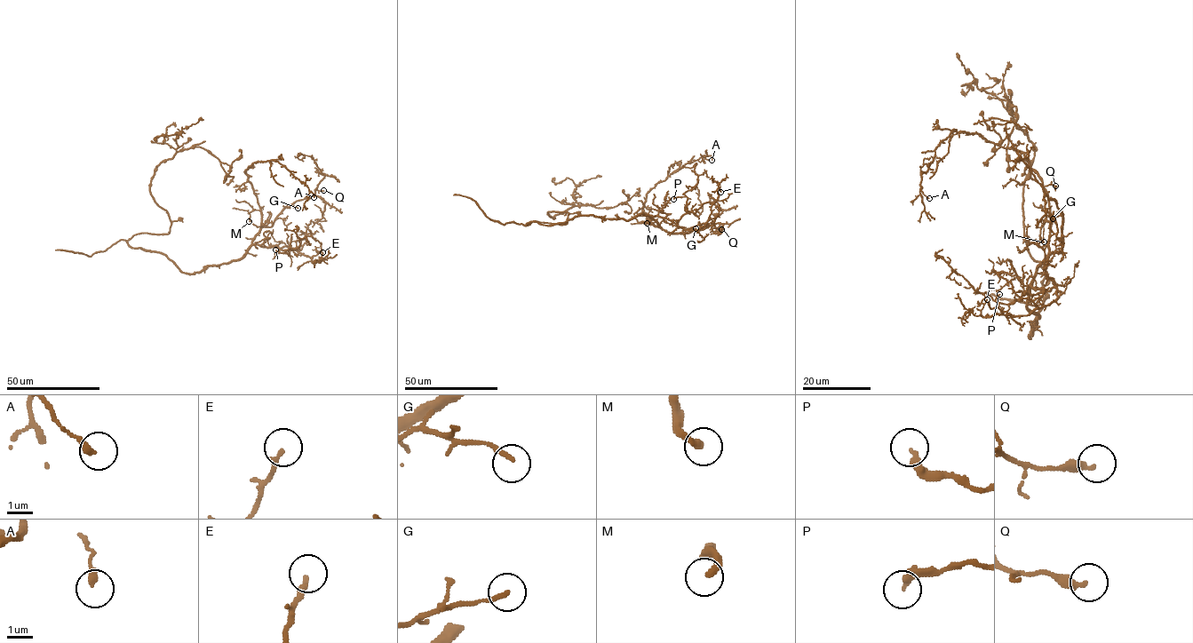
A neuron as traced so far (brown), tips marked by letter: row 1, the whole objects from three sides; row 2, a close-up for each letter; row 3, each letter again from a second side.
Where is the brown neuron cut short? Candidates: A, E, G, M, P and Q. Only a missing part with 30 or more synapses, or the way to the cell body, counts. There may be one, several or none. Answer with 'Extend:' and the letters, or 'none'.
Extend: none

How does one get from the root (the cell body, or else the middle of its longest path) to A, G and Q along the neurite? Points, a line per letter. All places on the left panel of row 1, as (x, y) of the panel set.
A: (176, 265), (194, 273), (242, 256), (261, 226), (260, 208), (245, 171), (254, 162), (278, 162), (314, 197)
G: (176, 265), (183, 272), (194, 273), (208, 266), (239, 259), (260, 229), (270, 226), (285, 207), (298, 208)
Q: (176, 265), (194, 273), (239, 259), (260, 229), (270, 226), (286, 207), (310, 198), (316, 189), (323, 190)

